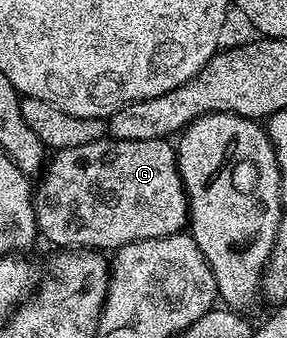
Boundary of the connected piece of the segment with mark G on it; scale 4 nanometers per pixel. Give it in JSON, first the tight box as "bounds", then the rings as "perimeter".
{"bounds":[32,137,189,253],"perimeter":[[[105,137],[94,141],[90,145],[74,145],[74,149],[62,149],[55,152],[47,160],[42,171],[40,187],[35,188],[32,204],[36,214],[36,229],[41,236],[44,235],[53,243],[56,249],[91,249],[101,253],[115,252],[116,248],[124,247],[128,243],[133,243],[139,239],[153,239],[154,237],[166,237],[167,235],[179,235],[189,226],[188,221],[188,198],[184,192],[184,182],[180,176],[180,171],[176,168],[176,149],[168,139],[155,139],[154,141],[122,141]]]}

